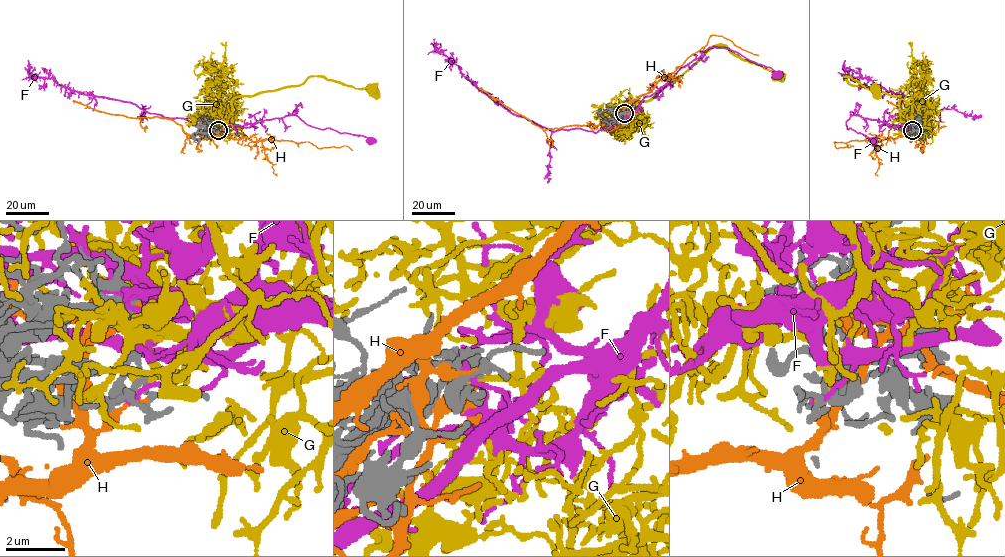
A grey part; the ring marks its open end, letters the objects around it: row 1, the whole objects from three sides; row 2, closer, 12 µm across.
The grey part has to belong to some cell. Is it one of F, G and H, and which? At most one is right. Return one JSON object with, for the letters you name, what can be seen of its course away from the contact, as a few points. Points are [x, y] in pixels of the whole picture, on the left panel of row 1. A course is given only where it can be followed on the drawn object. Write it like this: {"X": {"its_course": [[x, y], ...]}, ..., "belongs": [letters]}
{"G": {"its_course": [[218, 131], [227, 122], [235, 98], [299, 86], [311, 76], [323, 76], [356, 88], [371, 88]]}, "belongs": ["G"]}

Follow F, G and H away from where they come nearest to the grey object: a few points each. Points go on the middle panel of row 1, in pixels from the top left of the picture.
F: (624, 113), (627, 115), (620, 121), (596, 132), (580, 128), (550, 130), (511, 113), (494, 102), (434, 46)
G: (624, 113), (628, 112), (625, 107), (631, 102), (653, 99), (715, 46), (727, 46), (777, 76)
H: (624, 113), (622, 111), (635, 100), (704, 47), (713, 35), (722, 36), (758, 55)

